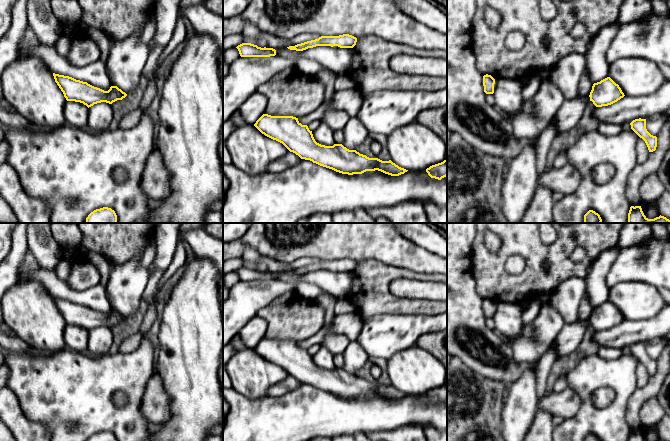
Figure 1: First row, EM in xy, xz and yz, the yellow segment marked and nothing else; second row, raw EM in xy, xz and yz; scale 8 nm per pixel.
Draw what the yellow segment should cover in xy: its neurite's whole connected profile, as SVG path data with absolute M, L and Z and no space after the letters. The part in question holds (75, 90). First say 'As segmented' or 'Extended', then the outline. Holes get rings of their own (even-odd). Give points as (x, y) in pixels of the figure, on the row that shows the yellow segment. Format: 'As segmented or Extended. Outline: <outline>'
As segmented. Outline: M53 73L53 76L67 101L80 102L88 108L101 102L112 104L127 96L127 94L117 86L111 86L108 91L104 91L87 82L76 80L69 76L55 73Z

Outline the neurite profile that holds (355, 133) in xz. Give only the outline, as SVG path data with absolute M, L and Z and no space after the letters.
M357 117L349 119L343 132L342 145L349 150L356 150L361 144L369 141L369 131Z

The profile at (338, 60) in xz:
M316 46L301 52L301 56L319 62L336 75L346 74L352 63L352 49L338 46Z

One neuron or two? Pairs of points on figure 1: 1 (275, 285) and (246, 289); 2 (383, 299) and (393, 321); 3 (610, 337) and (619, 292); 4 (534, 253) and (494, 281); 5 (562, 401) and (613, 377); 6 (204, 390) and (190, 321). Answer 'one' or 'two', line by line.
1: one
2: two
3: two
4: one
5: two
6: one

